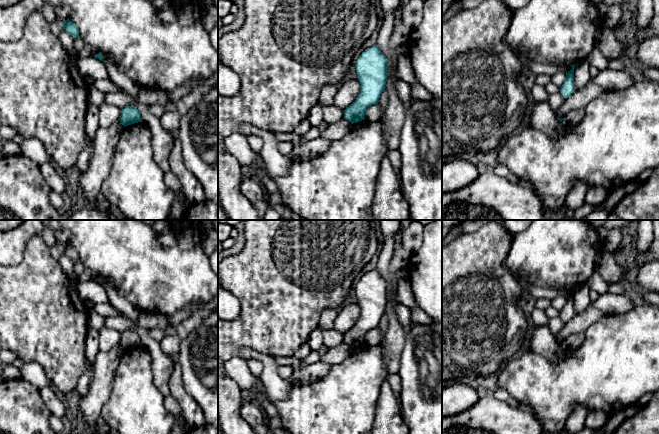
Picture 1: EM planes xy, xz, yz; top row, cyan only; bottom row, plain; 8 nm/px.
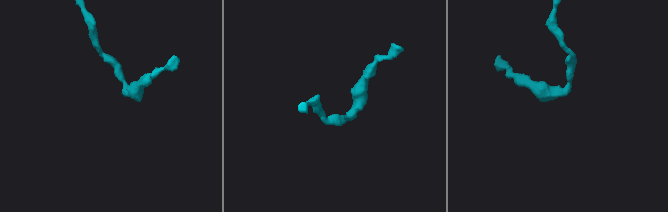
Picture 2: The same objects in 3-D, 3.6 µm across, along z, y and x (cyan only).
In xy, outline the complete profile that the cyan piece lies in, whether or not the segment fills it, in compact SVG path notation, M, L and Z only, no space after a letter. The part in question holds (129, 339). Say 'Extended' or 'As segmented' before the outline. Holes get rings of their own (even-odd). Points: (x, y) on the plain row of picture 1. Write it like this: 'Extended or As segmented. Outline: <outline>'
As segmented. Outline: M126 330L121 334L119 345L124 351L134 347L142 346L141 337L134 330Z

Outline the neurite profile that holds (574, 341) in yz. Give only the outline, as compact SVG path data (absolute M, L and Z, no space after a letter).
M584 333L572 334L566 338L561 347L565 352L575 350L581 346L584 339Z

